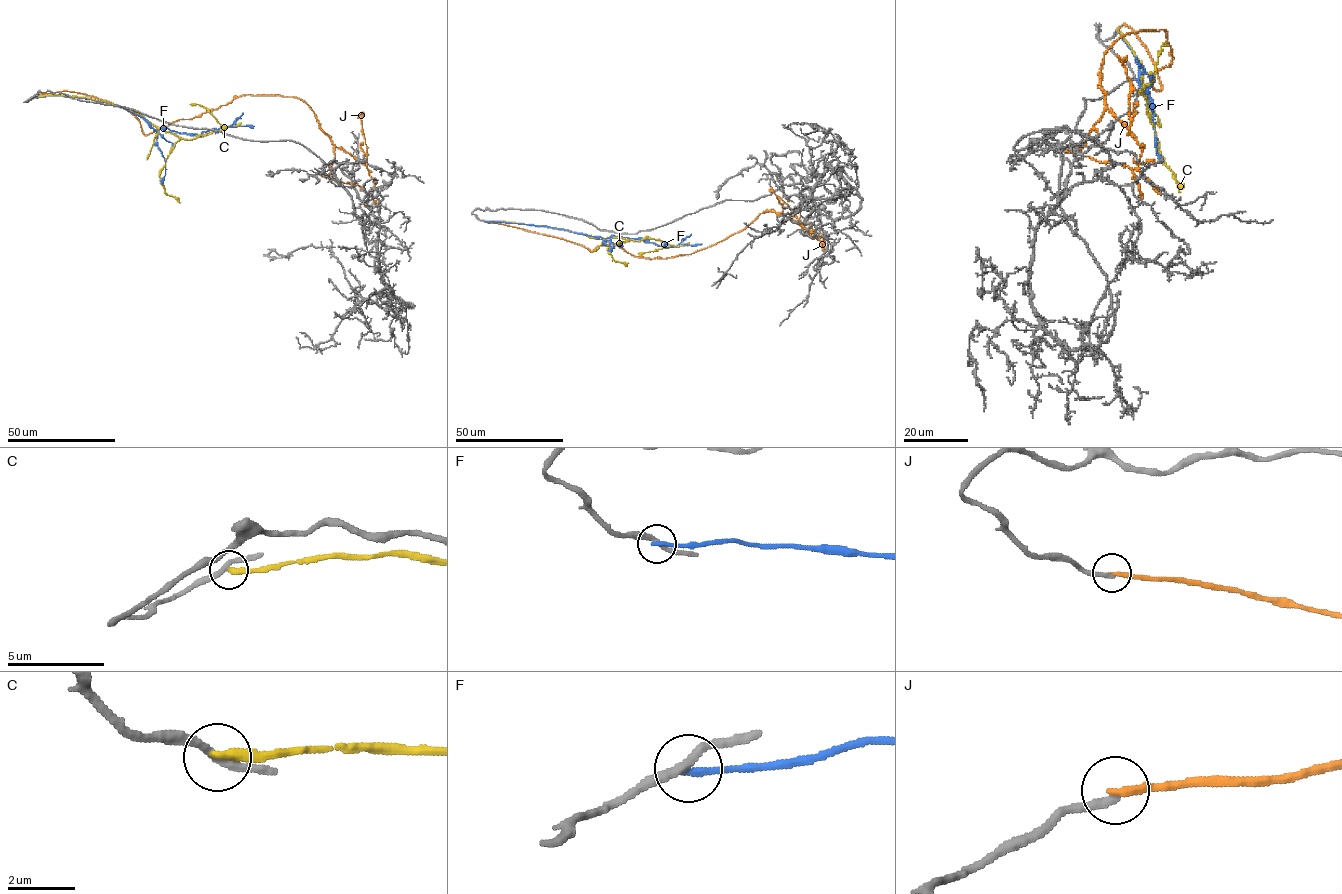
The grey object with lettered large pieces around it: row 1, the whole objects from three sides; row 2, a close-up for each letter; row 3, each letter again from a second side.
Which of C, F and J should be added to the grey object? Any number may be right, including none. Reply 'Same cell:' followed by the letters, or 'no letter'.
Same cell: no letter

